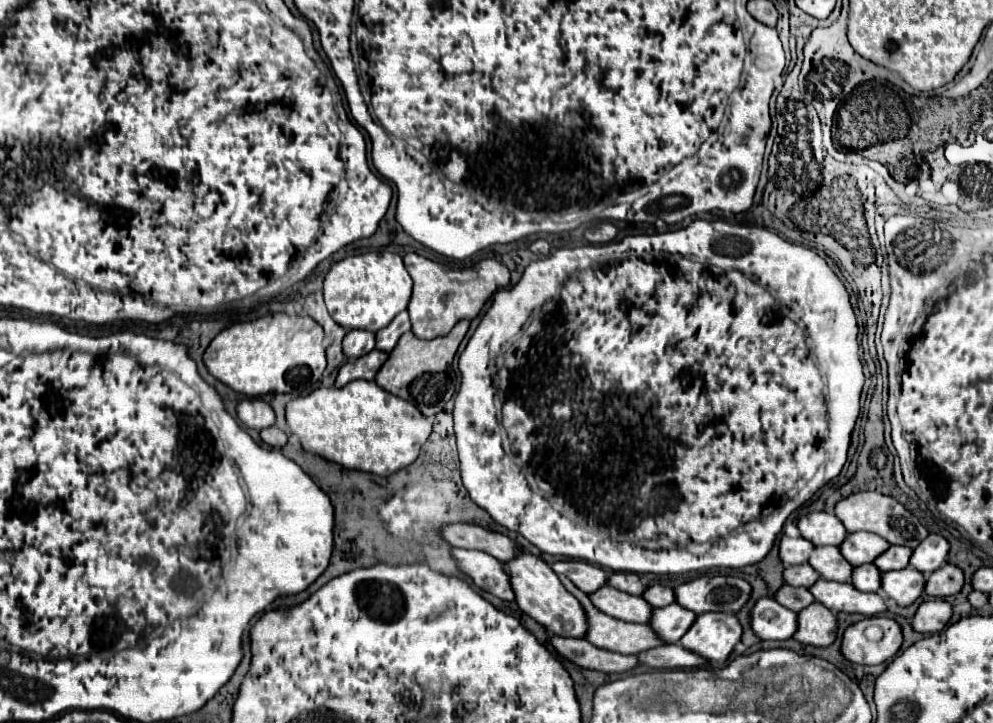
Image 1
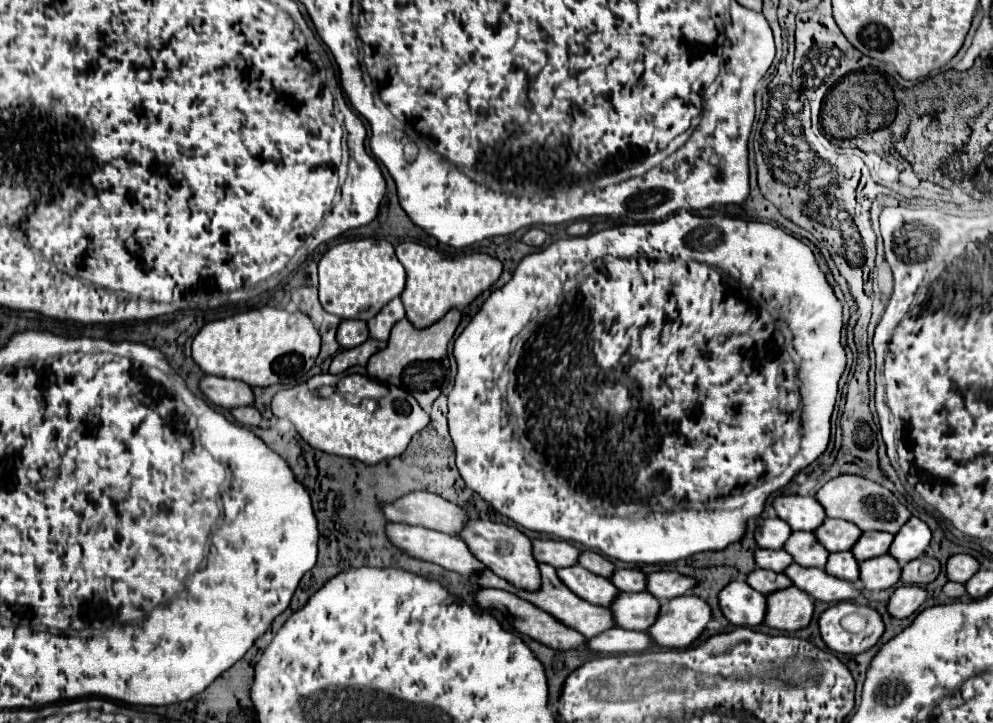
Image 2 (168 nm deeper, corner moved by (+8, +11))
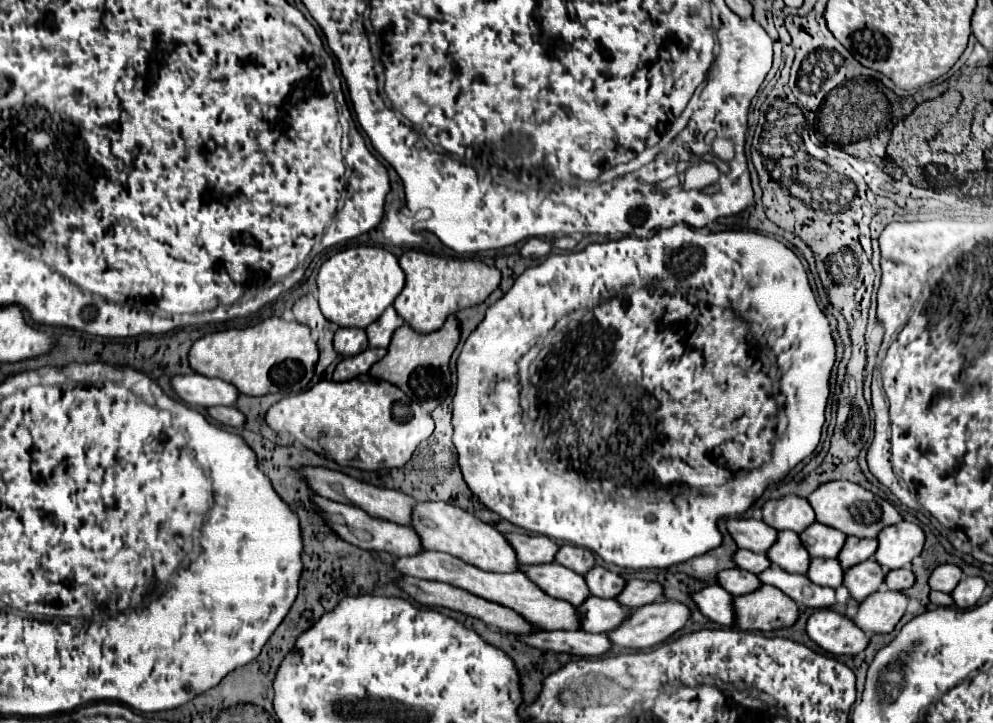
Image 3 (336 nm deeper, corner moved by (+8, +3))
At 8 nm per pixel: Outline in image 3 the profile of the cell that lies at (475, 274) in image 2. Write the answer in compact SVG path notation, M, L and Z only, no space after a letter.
M407 250L399 258L399 264L407 276L407 282L393 306L409 326L415 324L413 328L419 334L439 330L447 320L447 316L455 314L457 310L481 304L499 286L501 280L501 272L495 266L491 268L477 260L457 260L457 258L445 260L417 250Z

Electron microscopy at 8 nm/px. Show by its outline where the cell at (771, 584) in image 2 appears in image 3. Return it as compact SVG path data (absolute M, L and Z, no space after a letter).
M739 568L719 572L717 580L733 596L745 596L745 594L751 594L763 586L755 574L749 574L747 570L739 570Z

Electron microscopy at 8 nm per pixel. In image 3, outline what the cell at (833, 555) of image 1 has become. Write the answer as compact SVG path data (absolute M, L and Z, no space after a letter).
M779 532L779 538L769 548L767 558L787 572L807 574L811 556L809 556L809 552L805 552L805 546L801 544L801 540L795 532Z

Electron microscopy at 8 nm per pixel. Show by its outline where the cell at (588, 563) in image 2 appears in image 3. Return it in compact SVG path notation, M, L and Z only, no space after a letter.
M565 544L559 548L557 552L557 562L563 564L565 568L585 576L585 572L589 572L589 568L595 568L595 556L593 552L589 552L587 548L577 548L571 544Z

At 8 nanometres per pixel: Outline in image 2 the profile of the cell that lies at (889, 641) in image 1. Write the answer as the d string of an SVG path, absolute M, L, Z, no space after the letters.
M853 602L833 604L819 616L819 632L821 632L823 642L831 650L841 652L841 654L861 654L861 652L869 650L881 638L883 630L885 630L885 626L881 622L881 616L873 608L859 606Z

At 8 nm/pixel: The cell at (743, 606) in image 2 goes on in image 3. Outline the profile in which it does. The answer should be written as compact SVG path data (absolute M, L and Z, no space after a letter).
M707 586L701 592L693 594L693 600L697 602L699 610L709 620L713 620L713 622L717 622L717 624L721 624L725 628L733 628L735 626L735 610L733 610L735 596L725 592L725 588Z

